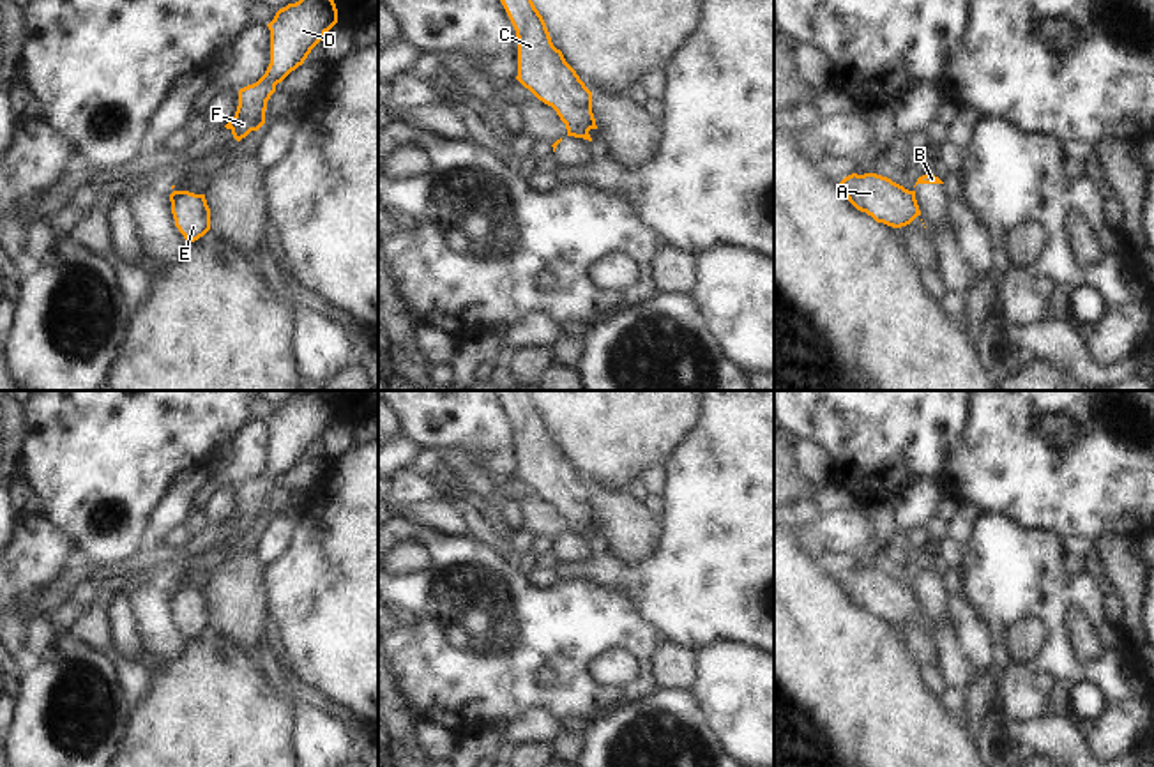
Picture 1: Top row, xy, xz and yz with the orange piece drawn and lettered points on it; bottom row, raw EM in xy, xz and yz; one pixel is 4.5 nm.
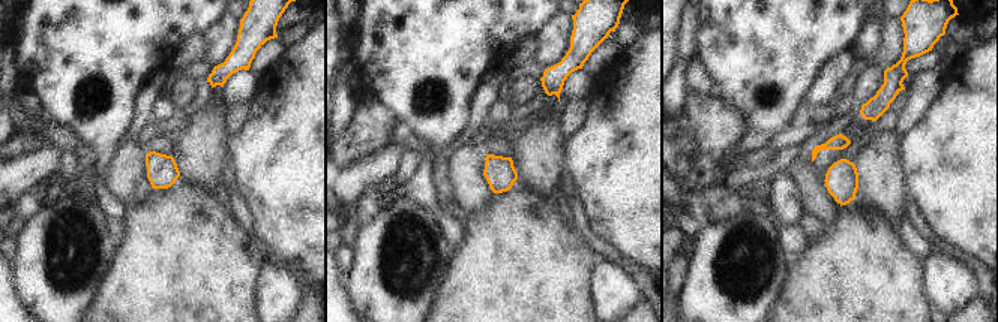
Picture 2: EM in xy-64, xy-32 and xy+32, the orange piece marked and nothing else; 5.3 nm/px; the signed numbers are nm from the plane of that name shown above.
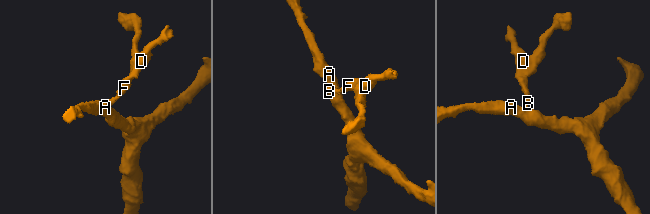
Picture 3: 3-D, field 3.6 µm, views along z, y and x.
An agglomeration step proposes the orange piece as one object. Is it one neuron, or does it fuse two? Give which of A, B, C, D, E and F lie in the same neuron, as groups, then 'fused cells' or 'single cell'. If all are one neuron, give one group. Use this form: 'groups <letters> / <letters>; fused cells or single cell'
groups A C E / B D F; fused cells

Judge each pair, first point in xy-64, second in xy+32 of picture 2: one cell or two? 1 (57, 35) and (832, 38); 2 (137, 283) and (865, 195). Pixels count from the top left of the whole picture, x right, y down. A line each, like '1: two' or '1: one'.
1: one
2: two

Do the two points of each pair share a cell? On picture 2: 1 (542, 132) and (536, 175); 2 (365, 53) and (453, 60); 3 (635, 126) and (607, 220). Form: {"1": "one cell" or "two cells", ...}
{"1": "one cell", "2": "one cell", "3": "one cell"}

